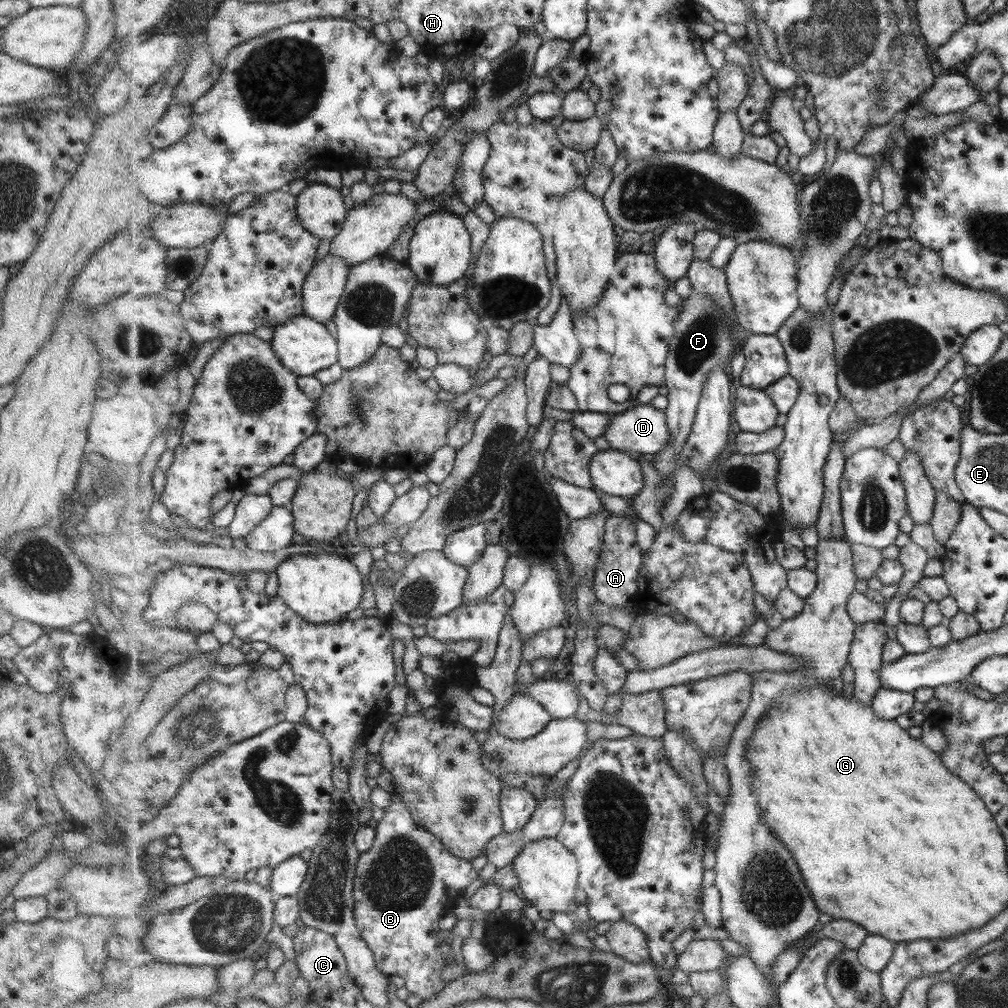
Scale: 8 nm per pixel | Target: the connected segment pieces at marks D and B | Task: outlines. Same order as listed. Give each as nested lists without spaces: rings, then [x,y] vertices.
[[[638,404],[610,418],[604,438],[609,448],[630,454],[657,454],[670,445],[667,415],[651,405]]]
[[[393,793],[392,804],[387,807],[383,820],[376,826],[374,845],[371,850],[361,854],[356,869],[354,915],[362,937],[374,952],[377,966],[388,977],[392,974],[402,977],[409,994],[420,997],[422,1003],[433,1001],[448,986],[448,982],[441,978],[441,972],[457,960],[452,950],[447,955],[441,954],[439,945],[445,941],[442,939],[443,931],[439,922],[451,914],[465,888],[479,878],[479,871],[473,868],[470,860],[453,856],[436,834],[417,824],[402,797]]]

